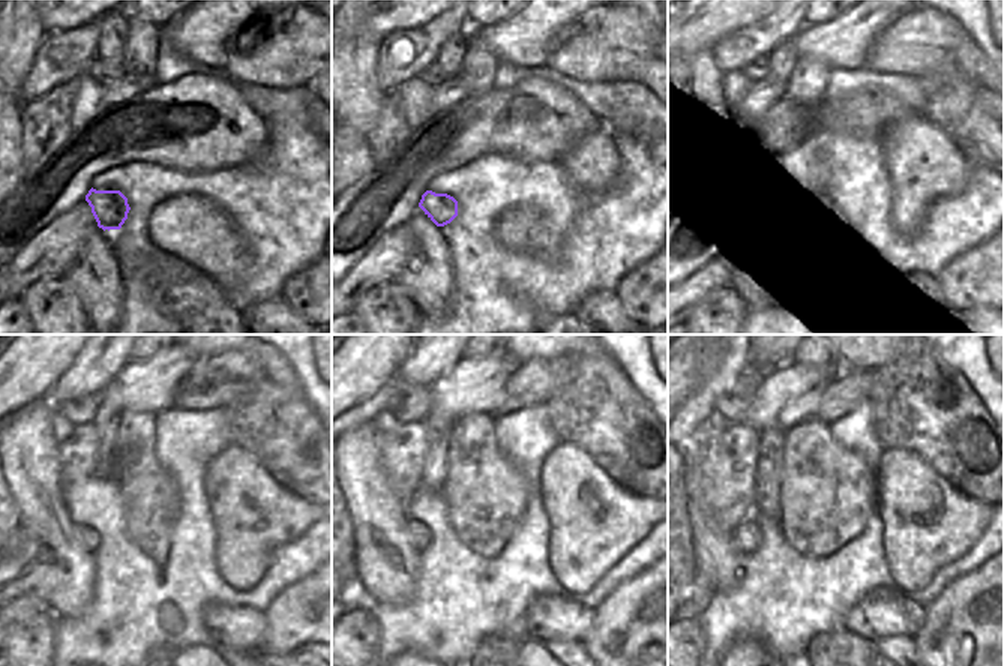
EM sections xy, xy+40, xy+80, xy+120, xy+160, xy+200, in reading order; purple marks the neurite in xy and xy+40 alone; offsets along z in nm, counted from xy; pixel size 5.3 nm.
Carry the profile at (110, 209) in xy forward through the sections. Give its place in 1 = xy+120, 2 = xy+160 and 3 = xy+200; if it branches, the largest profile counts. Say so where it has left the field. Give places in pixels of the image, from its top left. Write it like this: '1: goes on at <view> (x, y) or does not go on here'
1: goes on at xy+120 (87, 536)
2: goes on at xy+160 (420, 536)
3: goes on at xy+200 (748, 536)

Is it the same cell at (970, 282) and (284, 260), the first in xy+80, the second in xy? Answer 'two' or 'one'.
two

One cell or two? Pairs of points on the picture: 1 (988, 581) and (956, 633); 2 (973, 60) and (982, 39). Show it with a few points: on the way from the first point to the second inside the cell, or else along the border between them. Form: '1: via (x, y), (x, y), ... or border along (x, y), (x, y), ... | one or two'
1: via (986, 594), (985, 605), (970, 620) | one
2: border along (968, 36), (988, 59) | two

